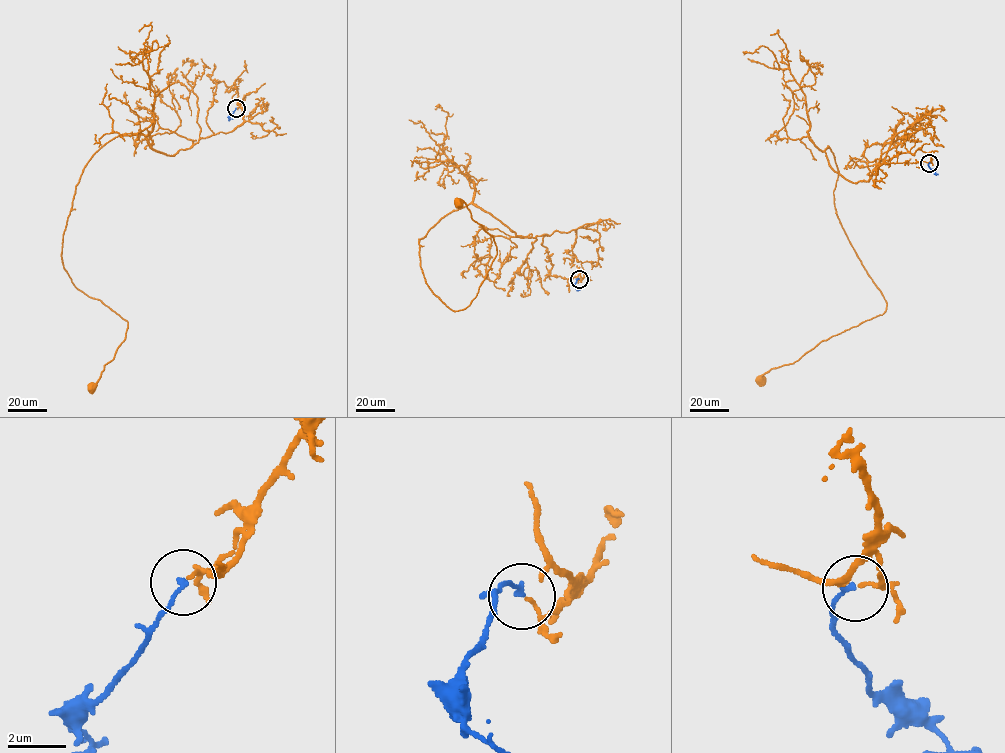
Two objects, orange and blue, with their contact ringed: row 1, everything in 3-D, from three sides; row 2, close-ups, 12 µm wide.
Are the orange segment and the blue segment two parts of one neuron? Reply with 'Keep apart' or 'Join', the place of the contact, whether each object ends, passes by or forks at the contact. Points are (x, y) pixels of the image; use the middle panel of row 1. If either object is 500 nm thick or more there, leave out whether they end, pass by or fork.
Join. Place: (579, 279). At the ring orange passes by. At the ring blue ends

